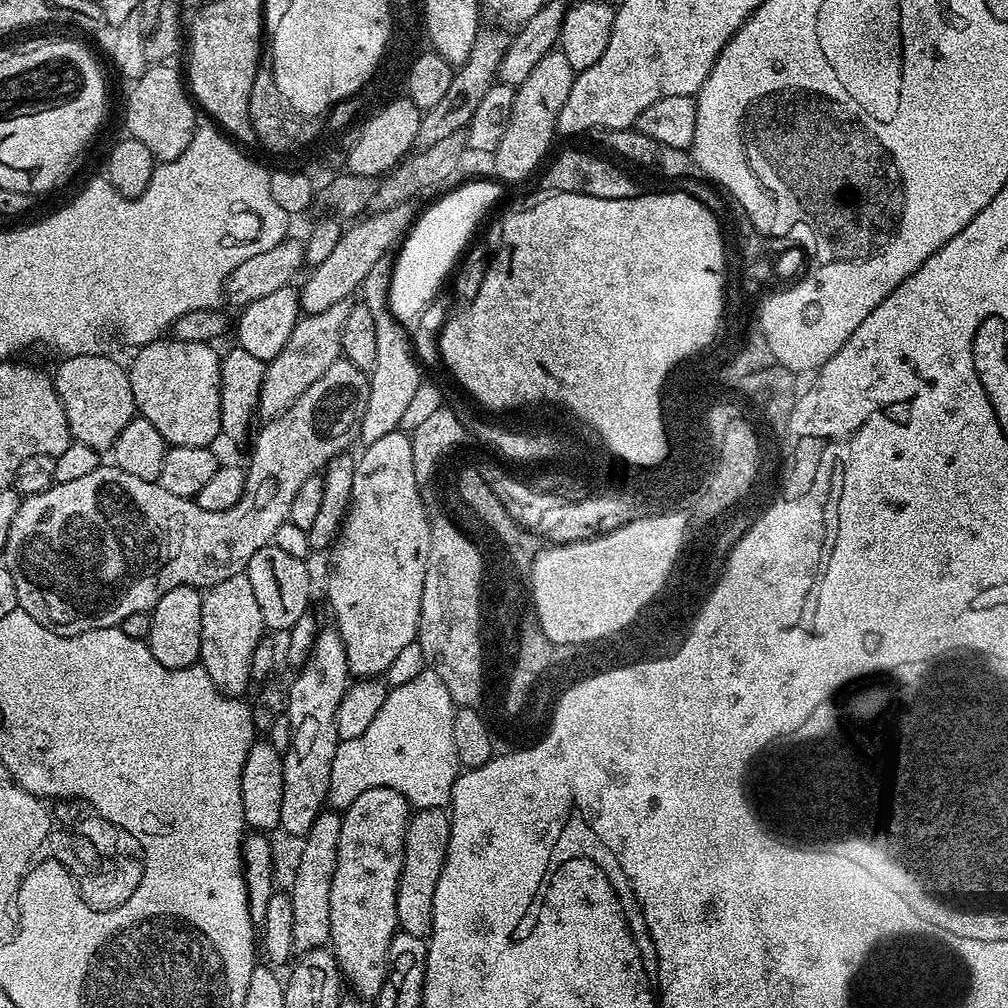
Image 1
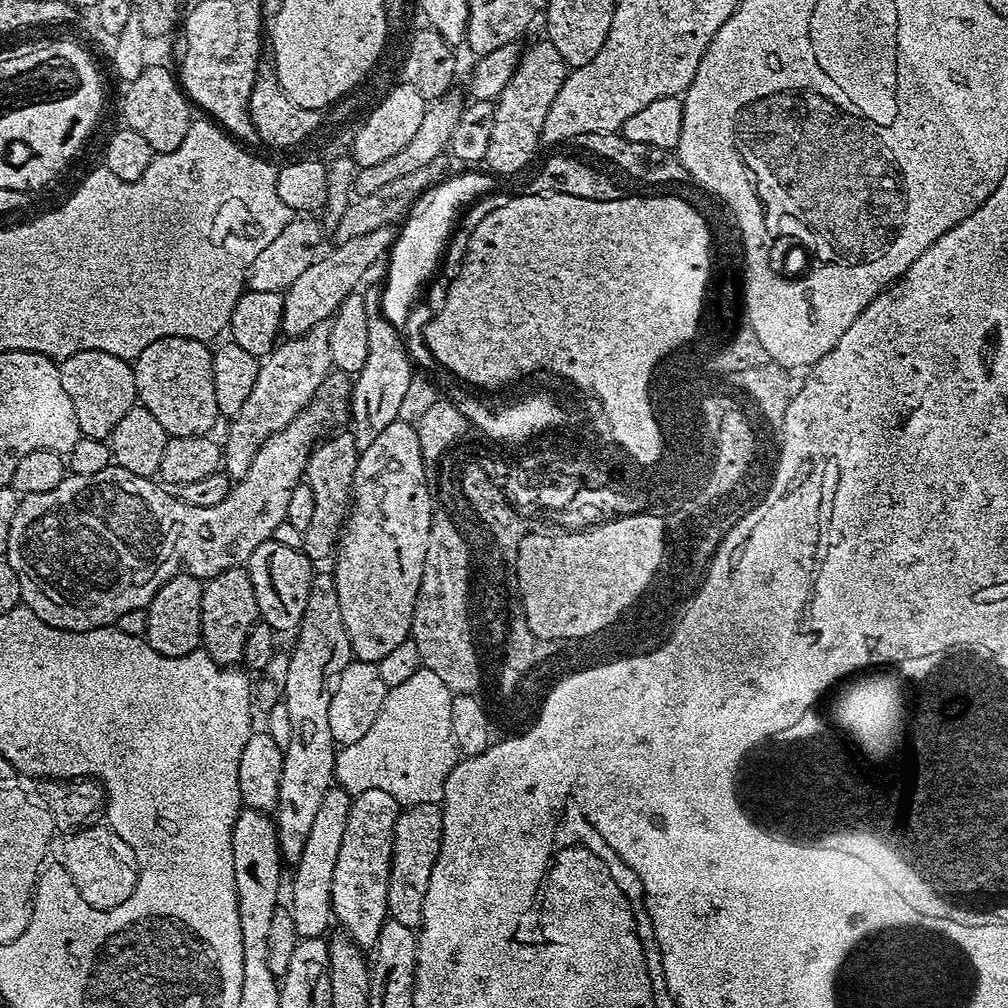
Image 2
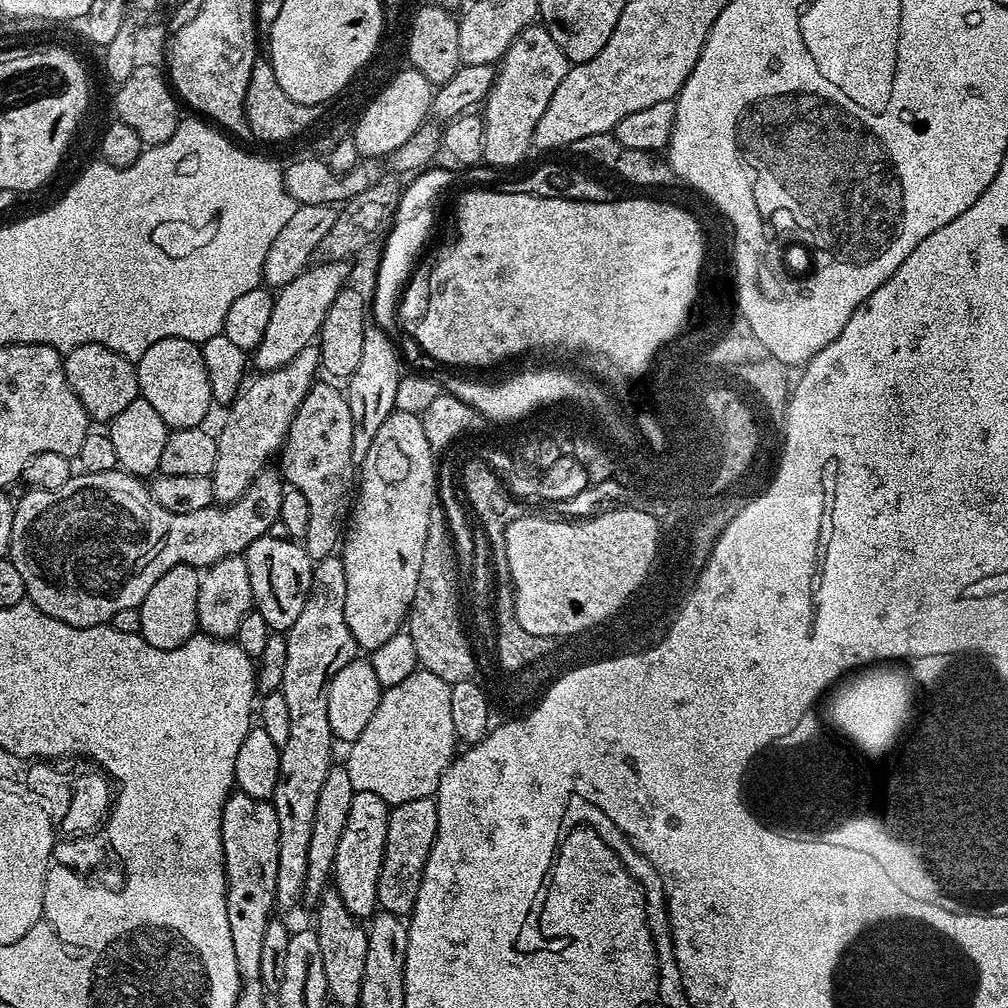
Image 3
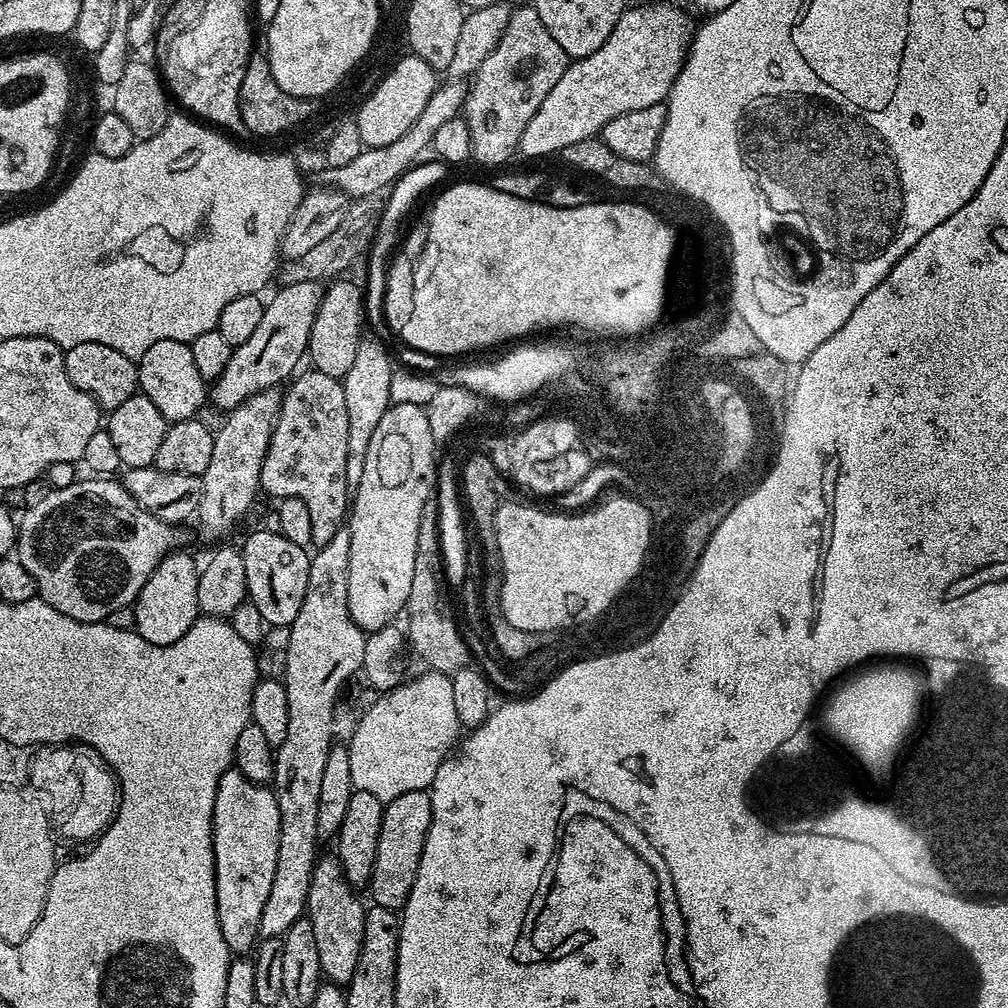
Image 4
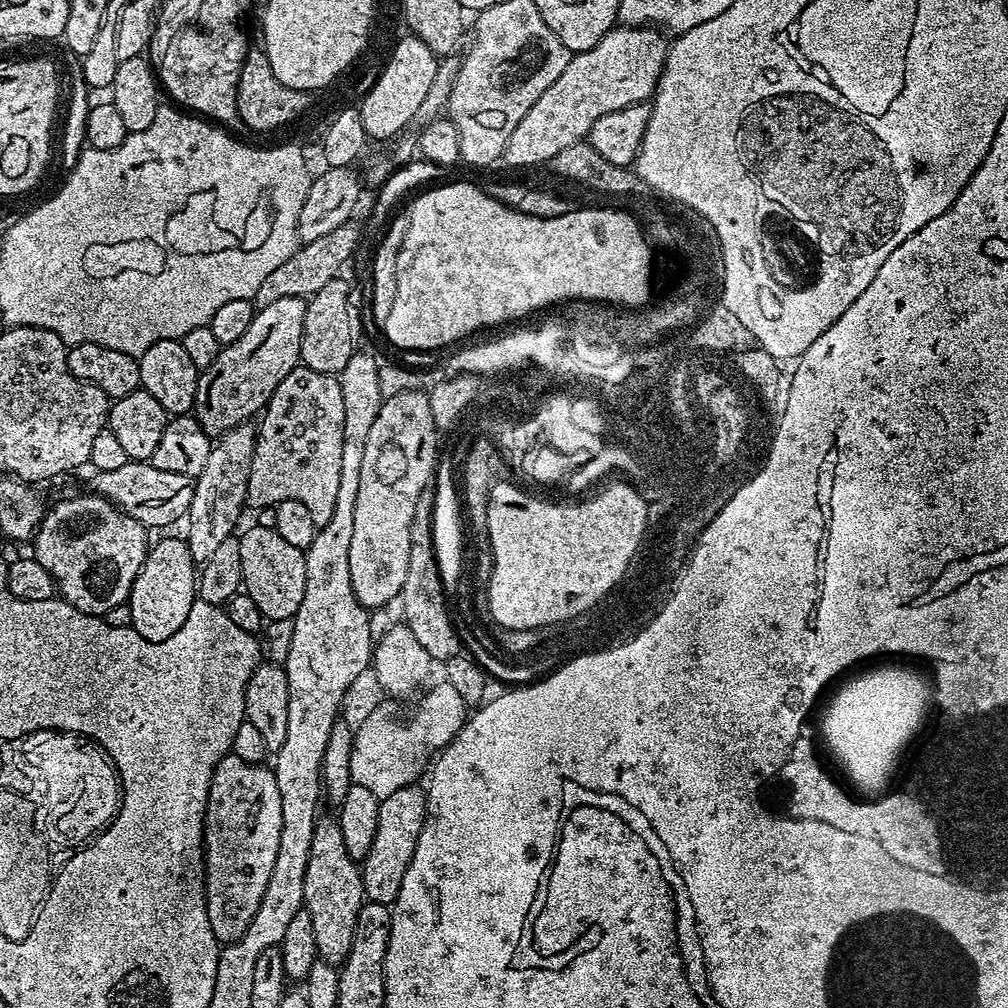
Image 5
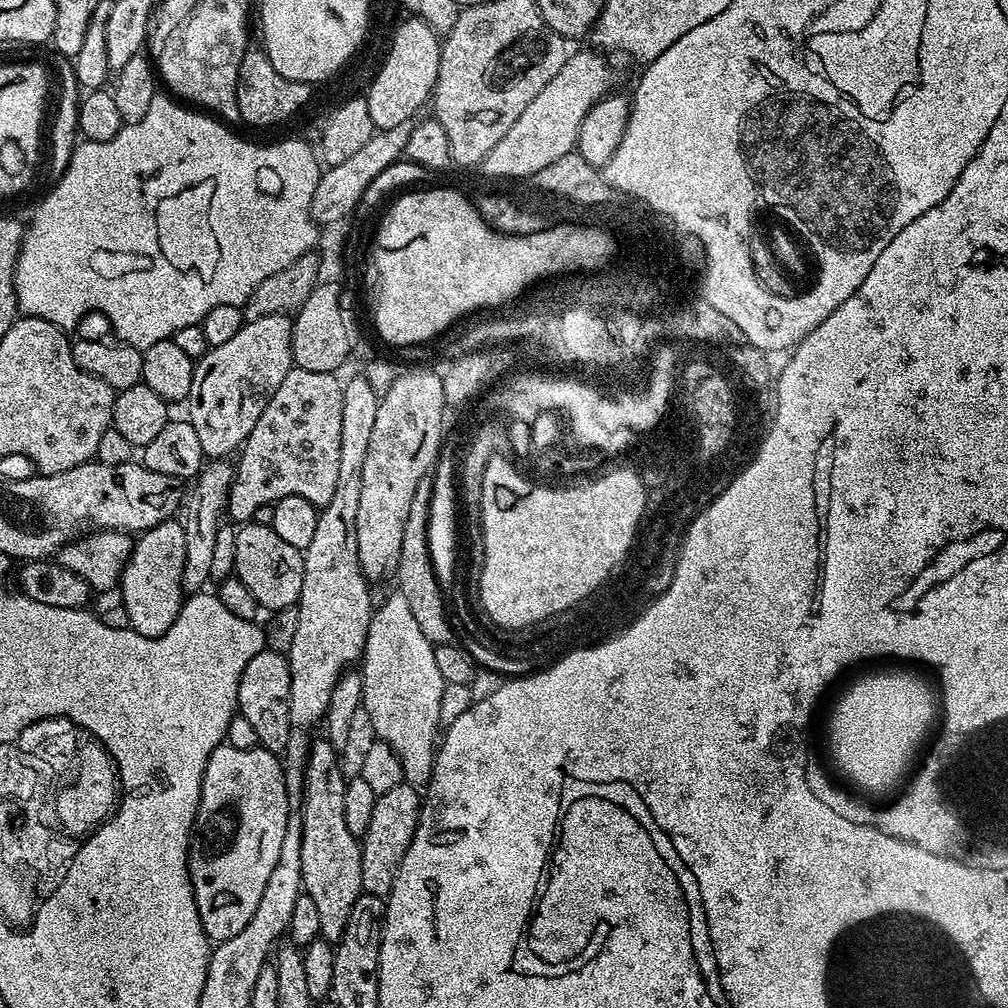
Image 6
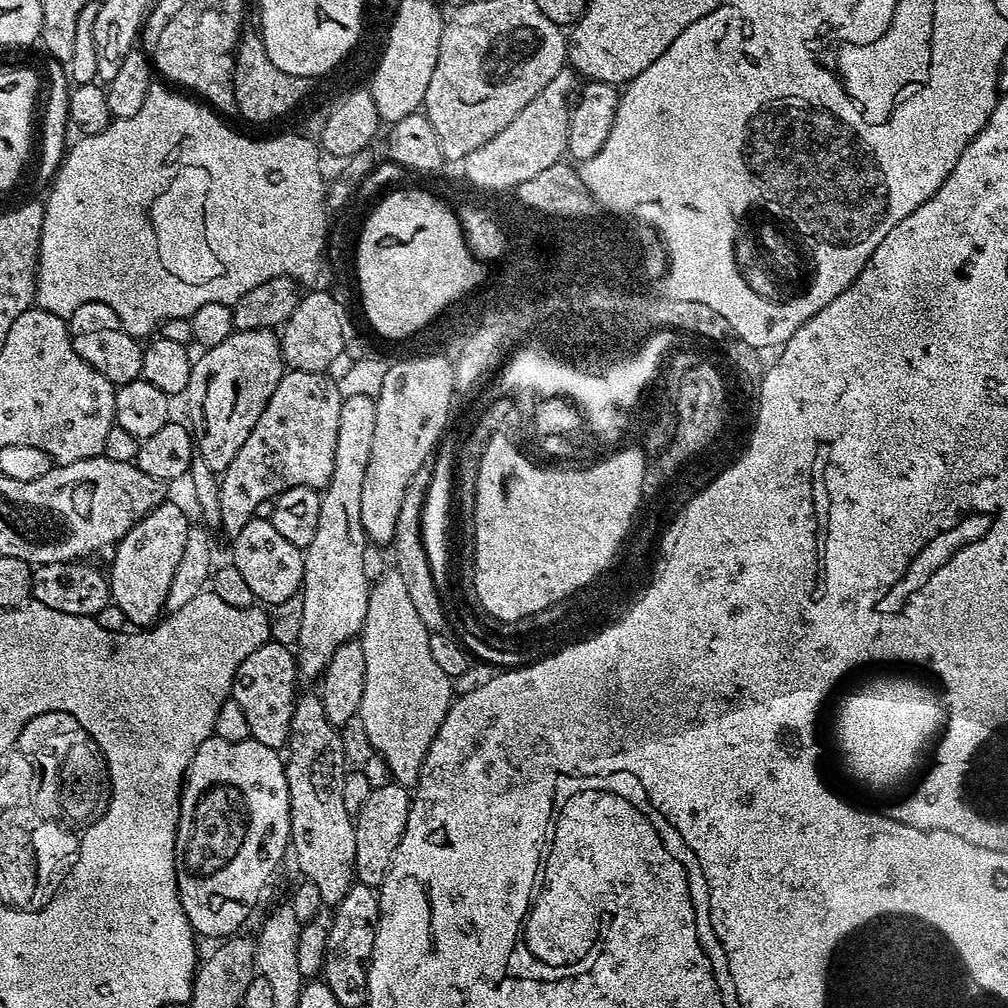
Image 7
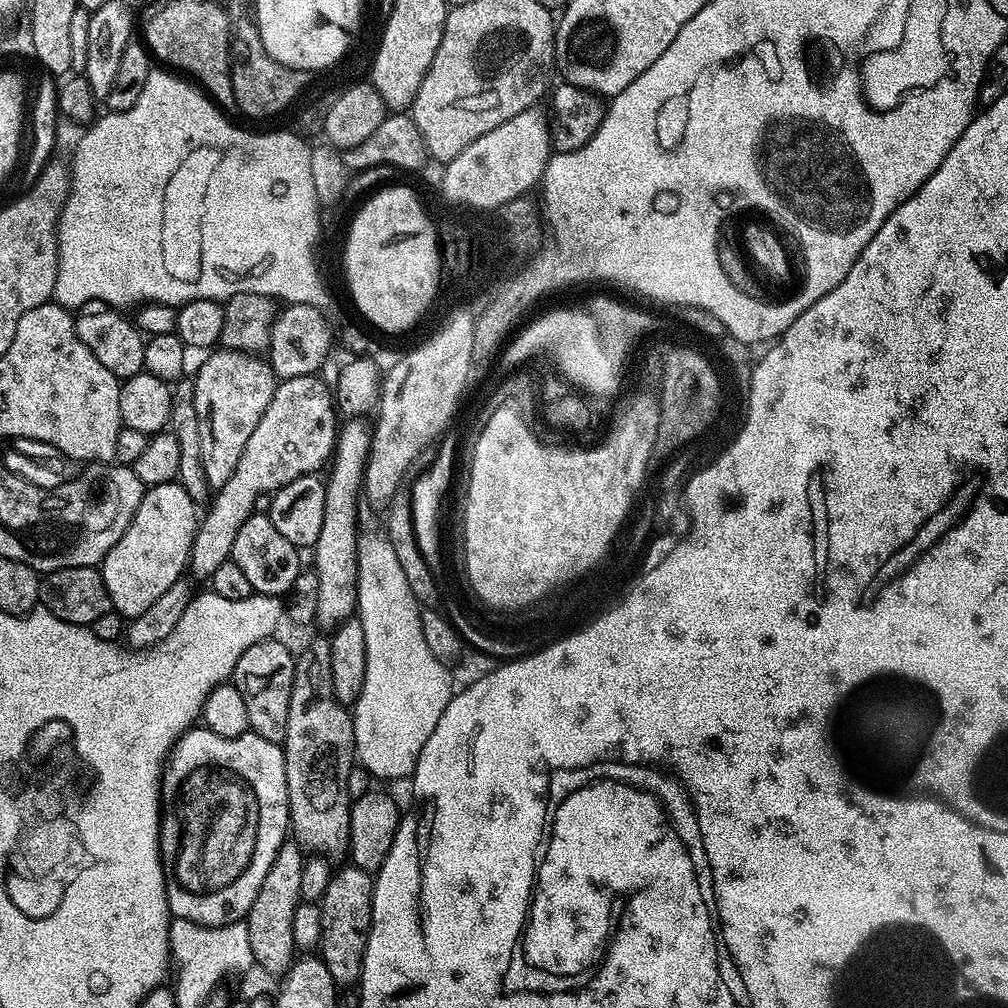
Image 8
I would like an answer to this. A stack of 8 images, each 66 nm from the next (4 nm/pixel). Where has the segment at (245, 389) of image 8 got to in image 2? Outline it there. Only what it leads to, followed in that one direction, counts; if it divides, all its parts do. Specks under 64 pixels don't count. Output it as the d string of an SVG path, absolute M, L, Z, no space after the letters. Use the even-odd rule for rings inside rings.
M389 226L373 230L358 238L350 238L335 245L333 252L325 251L308 269L283 293L284 309L280 327L285 337L306 334L314 326L331 321L332 316L342 306L351 292L361 287L360 279L385 259L398 235L395 227ZM325 255L325 256L324 256Z

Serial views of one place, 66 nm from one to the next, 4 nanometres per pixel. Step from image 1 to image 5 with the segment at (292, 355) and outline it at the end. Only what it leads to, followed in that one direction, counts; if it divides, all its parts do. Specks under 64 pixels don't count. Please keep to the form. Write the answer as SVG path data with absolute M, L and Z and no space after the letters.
M251 423L239 424L225 432L213 443L210 459L200 476L195 477L194 502L190 502L190 510L186 517L188 533L186 539L190 546L190 554L197 565L205 564L218 550L221 542L237 531L236 523L240 515L246 512L248 502L248 483L250 482L250 464L254 462L257 429Z

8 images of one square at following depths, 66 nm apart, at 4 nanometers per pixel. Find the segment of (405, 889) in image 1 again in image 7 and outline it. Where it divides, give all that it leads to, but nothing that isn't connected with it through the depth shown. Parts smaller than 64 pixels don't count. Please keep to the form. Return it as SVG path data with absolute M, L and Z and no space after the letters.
M389 782L381 788L374 788L370 798L360 812L355 813L356 826L356 880L361 884L379 889L380 883L392 865L394 854L402 842L402 834L406 830L408 815L412 809L412 796L409 789L400 784Z

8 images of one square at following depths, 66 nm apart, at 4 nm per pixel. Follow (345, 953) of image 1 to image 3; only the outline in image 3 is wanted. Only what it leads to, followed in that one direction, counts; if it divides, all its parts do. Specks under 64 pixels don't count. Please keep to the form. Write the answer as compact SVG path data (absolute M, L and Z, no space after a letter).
M357 792L350 802L350 815L346 817L346 830L338 841L338 854L334 858L334 890L346 902L346 910L357 918L368 918L378 908L378 878L382 874L382 858L386 846L389 804L378 794Z

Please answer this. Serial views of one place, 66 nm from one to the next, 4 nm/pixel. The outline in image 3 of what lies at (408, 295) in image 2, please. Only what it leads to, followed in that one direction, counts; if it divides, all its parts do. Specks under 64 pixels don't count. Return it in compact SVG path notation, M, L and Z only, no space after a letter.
M429 166L422 172L417 172L411 177L412 180L407 185L403 185L400 193L400 205L396 214L391 220L390 227L383 237L384 249L380 252L380 265L376 268L376 285L370 292L370 316L375 324L384 332L391 333L392 327L396 324L396 303L400 300L400 287L408 280L408 275L412 272L412 267L416 264L416 259L420 256L420 251L424 248L424 243L428 240L428 235L432 232L432 227L436 224L436 207L440 204L440 195L452 184L452 176L444 168Z

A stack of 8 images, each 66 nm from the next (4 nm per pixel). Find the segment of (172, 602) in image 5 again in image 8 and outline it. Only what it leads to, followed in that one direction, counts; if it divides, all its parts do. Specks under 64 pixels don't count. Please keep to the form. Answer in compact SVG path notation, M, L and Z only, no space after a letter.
M179 482L153 484L147 489L126 534L118 538L118 542L104 555L102 561L106 590L112 599L113 609L121 616L131 618L150 610L150 606L154 606L154 602L158 602L158 598L162 598L162 594L166 594L166 590L170 590L170 586L174 586L174 582L178 582L185 575L198 527L196 511L198 505L191 500L190 494Z

